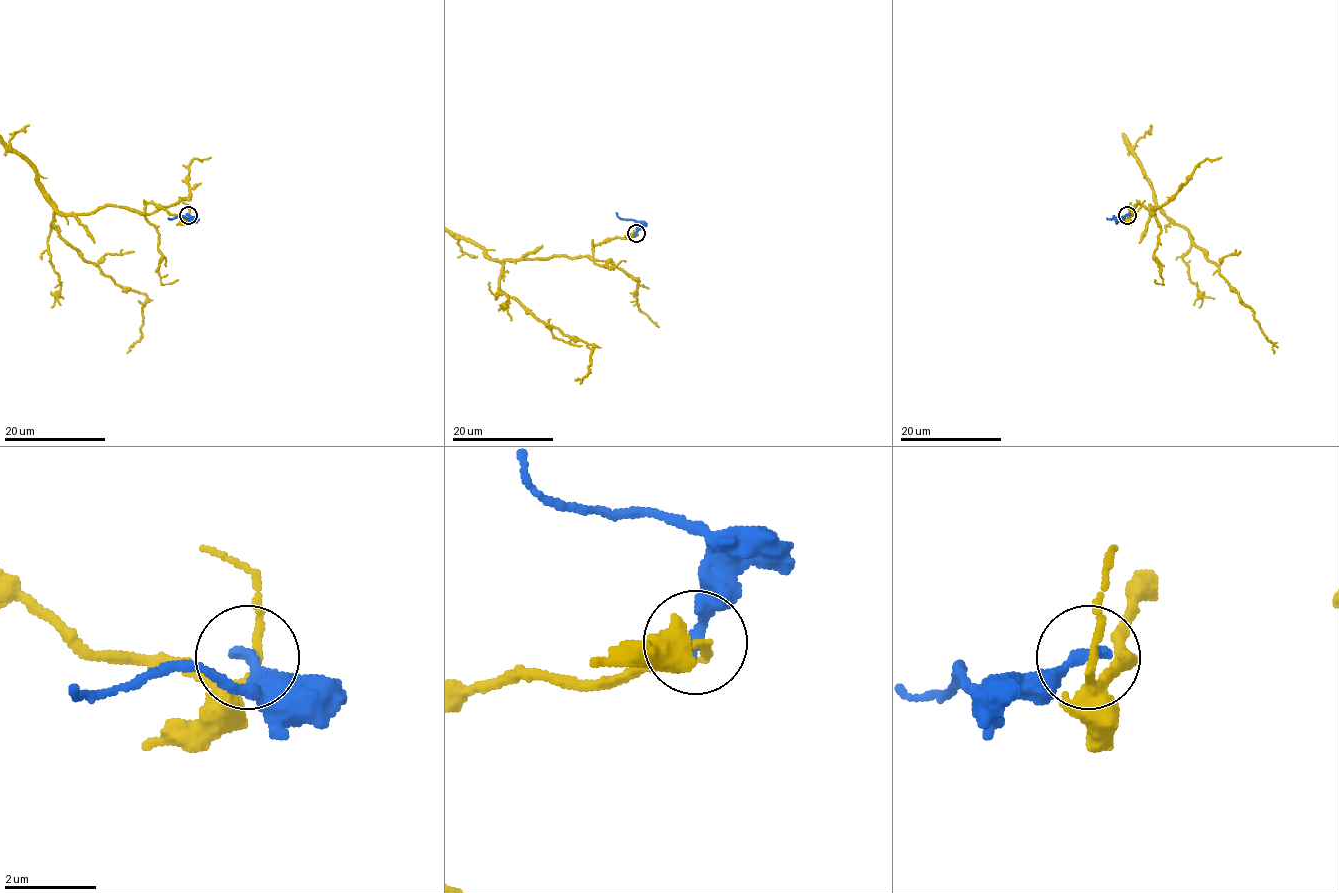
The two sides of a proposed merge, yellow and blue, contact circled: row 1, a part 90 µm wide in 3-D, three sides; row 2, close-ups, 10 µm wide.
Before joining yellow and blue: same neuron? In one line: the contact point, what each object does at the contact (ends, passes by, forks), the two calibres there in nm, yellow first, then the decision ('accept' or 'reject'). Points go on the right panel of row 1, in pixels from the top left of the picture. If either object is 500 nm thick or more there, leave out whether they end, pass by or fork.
(1127, 215) | yellow passes by | blue ends | 240/300 nm | reject

